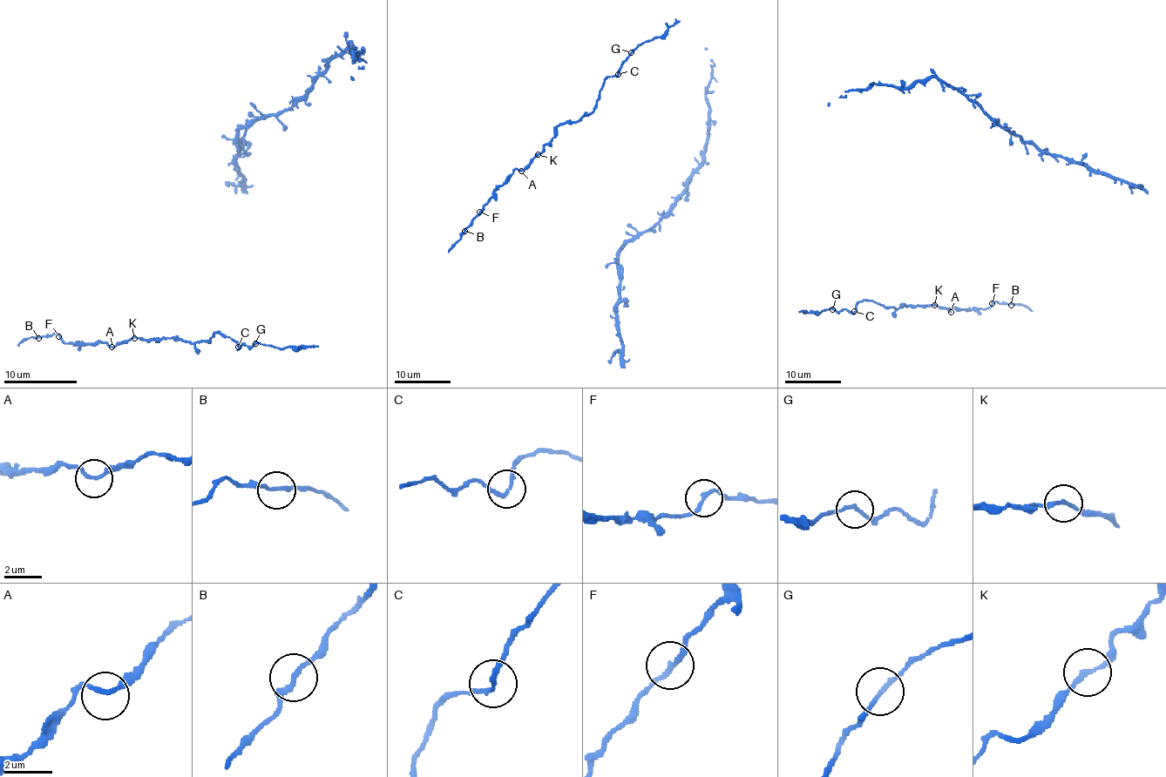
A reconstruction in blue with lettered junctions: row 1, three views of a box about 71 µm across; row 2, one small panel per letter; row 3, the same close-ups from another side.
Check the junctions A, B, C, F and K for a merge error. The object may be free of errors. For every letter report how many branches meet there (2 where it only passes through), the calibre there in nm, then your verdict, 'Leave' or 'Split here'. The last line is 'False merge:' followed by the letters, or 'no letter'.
A: Branches: 2. Thickness 170 nm. Leave
B: Branches: 2. Thickness 200 nm. Leave
C: Branches: 2. Thickness 190 nm. Leave
F: Branches: 2. Thickness 190 nm. Leave
K: Branches: 2. Thickness 180 nm. Leave
False merge: no letter

